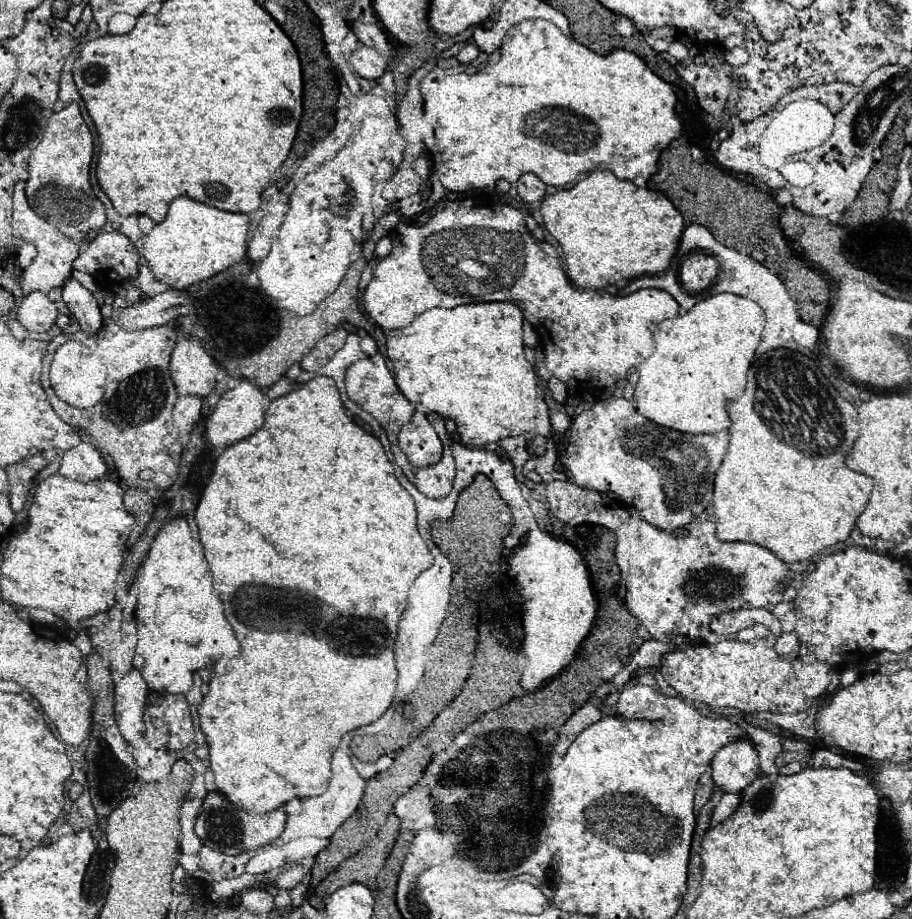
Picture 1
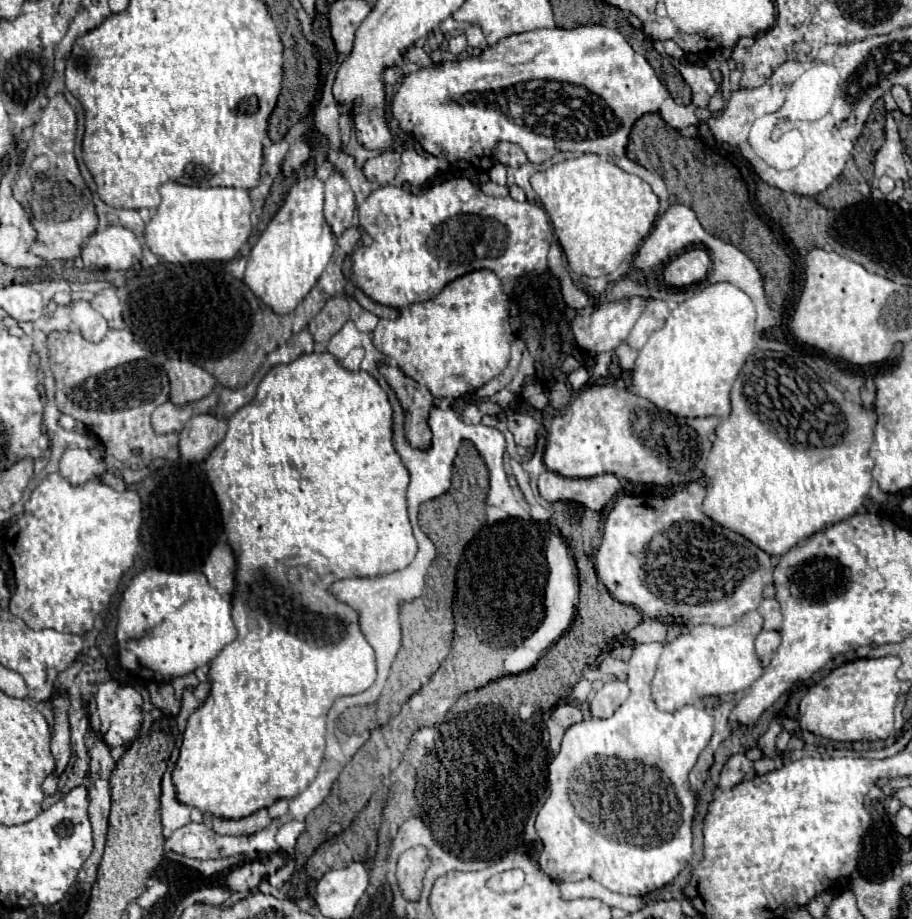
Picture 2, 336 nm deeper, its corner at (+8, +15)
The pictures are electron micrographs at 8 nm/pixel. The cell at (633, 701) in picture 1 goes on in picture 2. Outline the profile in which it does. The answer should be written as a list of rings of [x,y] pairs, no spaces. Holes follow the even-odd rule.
[[[612,679],[612,681],[604,683],[604,687],[596,693],[596,697],[590,703],[590,711],[594,717],[606,719],[628,699],[628,695],[630,695],[630,689],[628,689],[626,681]]]

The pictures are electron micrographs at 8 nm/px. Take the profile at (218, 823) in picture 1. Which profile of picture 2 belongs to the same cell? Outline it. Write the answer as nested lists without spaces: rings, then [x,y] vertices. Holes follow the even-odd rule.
[[[258,809],[256,813],[242,819],[220,819],[212,817],[212,831],[218,835],[250,835],[272,823],[266,809]]]

